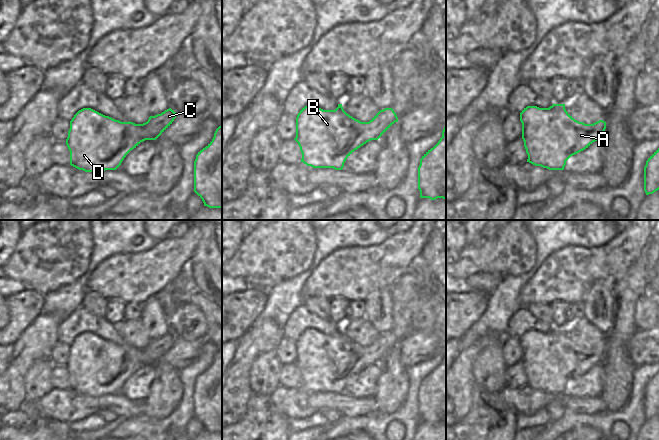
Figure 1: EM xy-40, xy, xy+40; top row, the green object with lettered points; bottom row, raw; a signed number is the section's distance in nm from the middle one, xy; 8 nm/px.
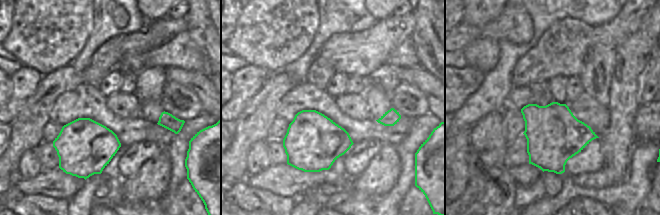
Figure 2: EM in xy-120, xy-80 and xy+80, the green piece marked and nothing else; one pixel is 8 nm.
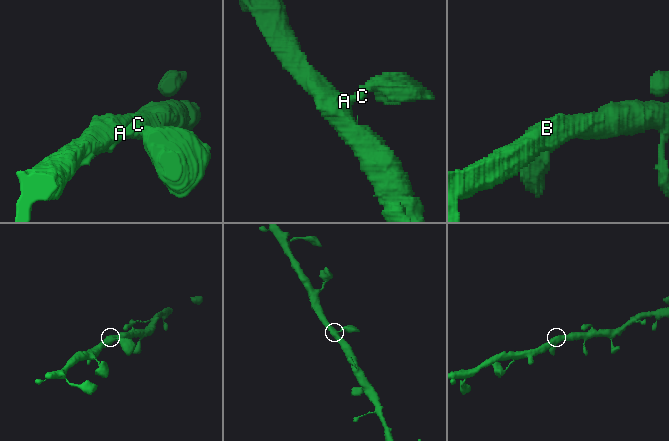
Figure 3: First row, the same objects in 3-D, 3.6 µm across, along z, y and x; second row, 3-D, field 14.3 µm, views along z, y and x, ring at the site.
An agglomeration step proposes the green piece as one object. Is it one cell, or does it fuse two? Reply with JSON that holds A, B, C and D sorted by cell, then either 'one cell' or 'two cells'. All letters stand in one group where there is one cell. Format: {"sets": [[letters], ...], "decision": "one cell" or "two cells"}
{"sets": [["A", "B", "C", "D"]], "decision": "one cell"}

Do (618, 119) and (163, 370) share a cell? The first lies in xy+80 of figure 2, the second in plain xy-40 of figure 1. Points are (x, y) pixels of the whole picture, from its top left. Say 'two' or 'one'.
one

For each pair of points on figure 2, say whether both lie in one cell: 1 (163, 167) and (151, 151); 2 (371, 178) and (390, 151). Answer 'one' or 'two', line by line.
1: two
2: one

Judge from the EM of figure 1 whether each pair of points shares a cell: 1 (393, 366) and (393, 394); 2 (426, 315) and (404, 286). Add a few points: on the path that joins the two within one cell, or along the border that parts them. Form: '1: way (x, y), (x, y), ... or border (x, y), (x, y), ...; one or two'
1: way (393, 373), (395, 380), (393, 387); one
2: border (423, 293), (412, 307), (410, 325); two

